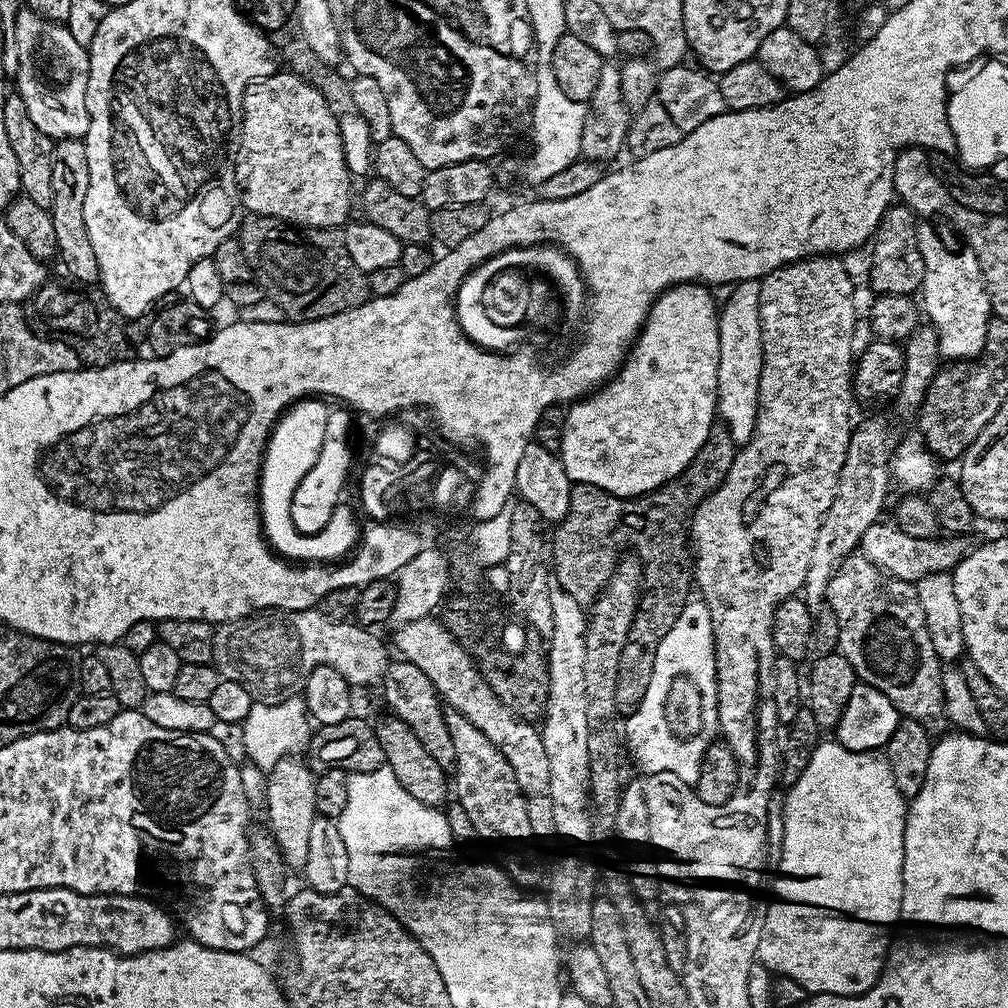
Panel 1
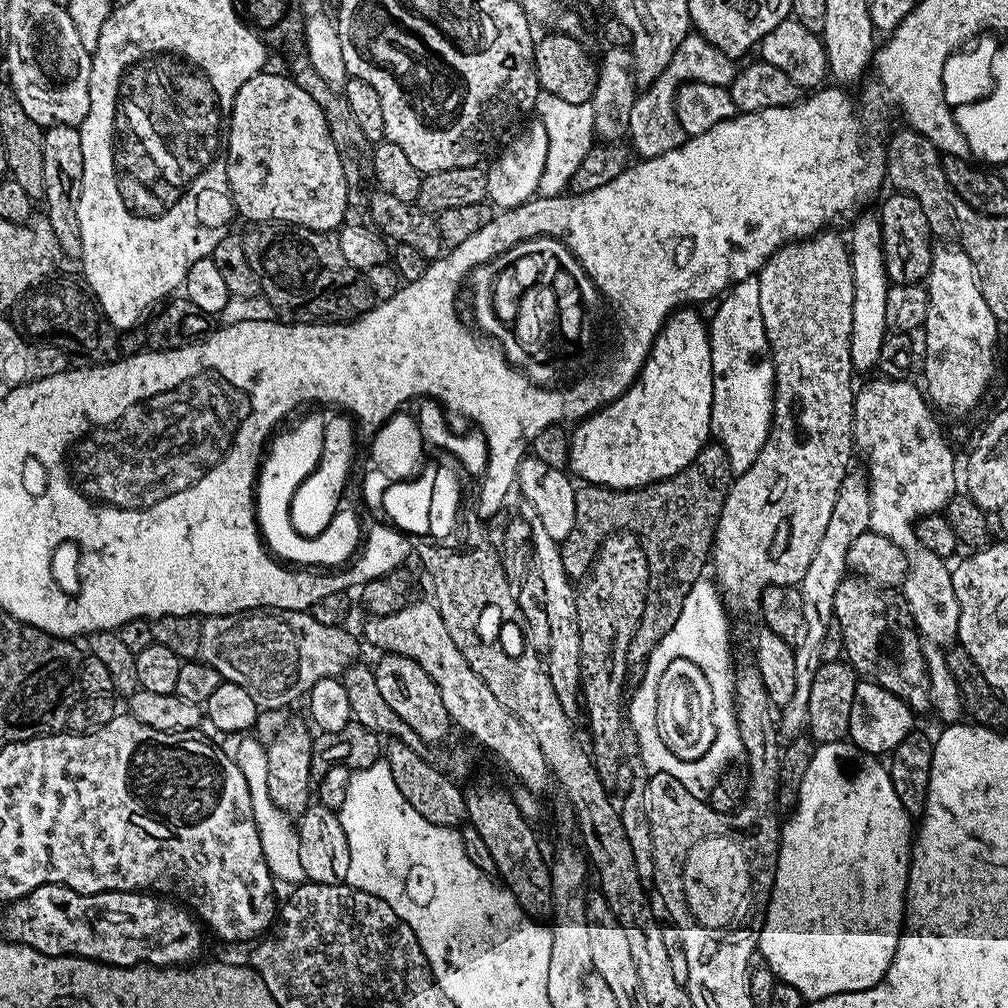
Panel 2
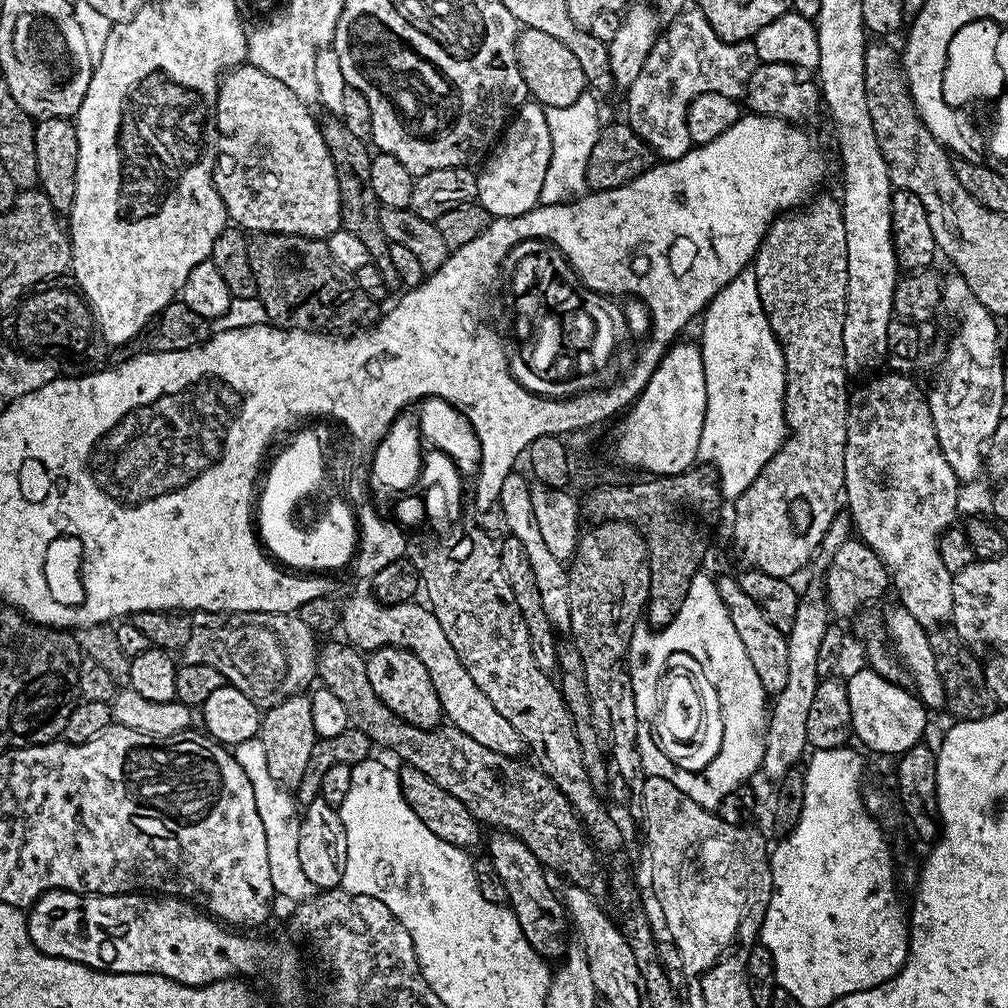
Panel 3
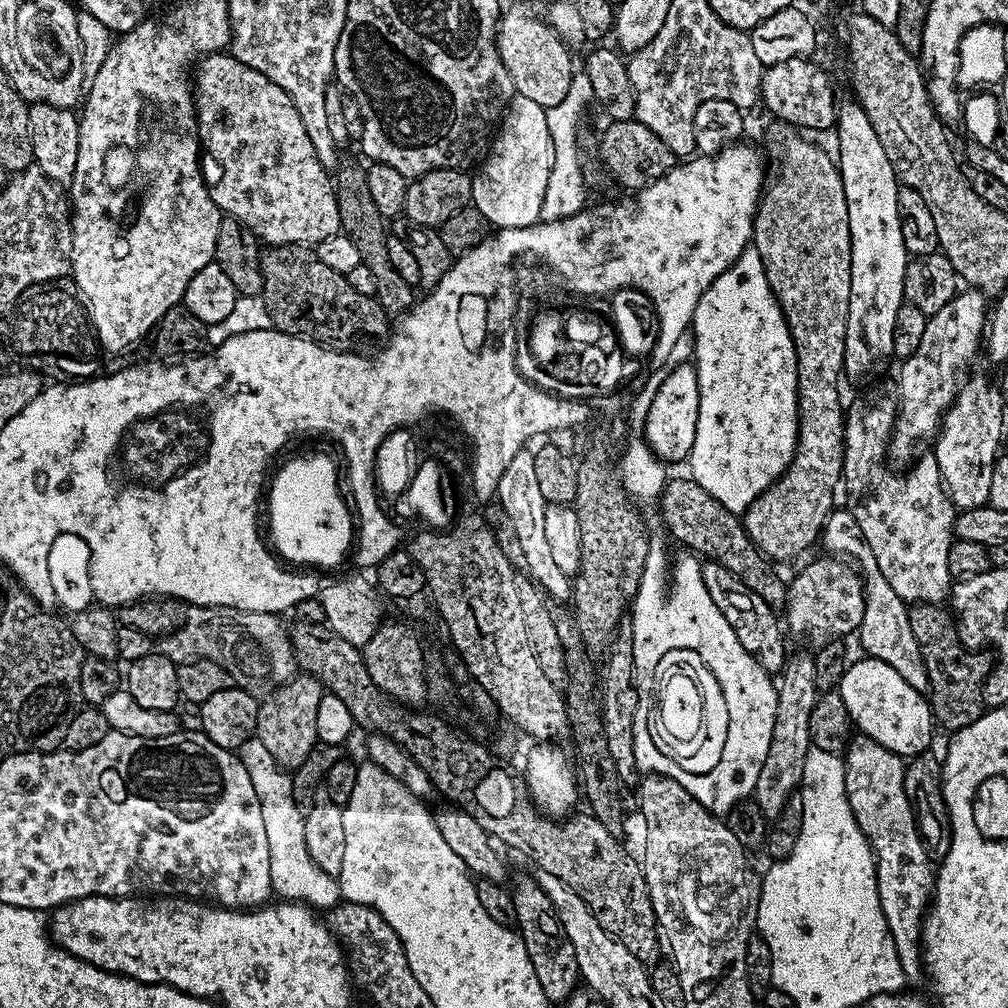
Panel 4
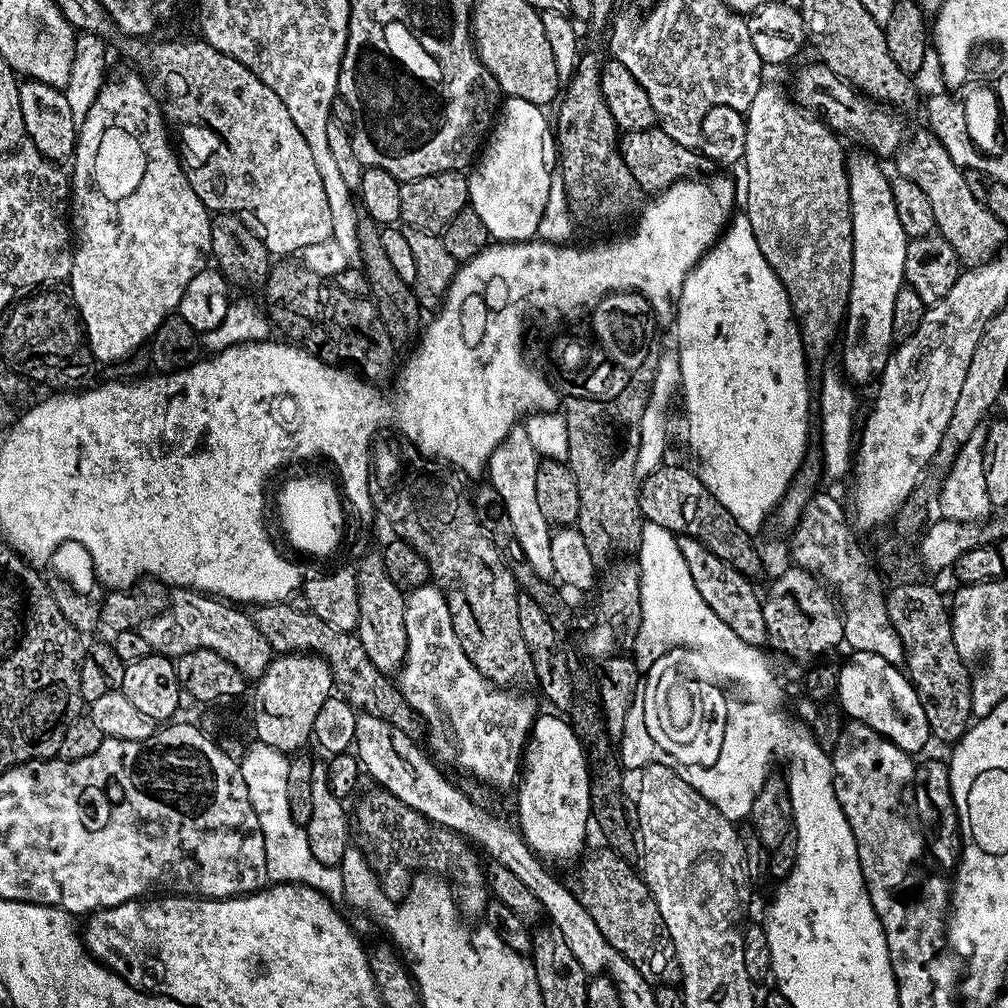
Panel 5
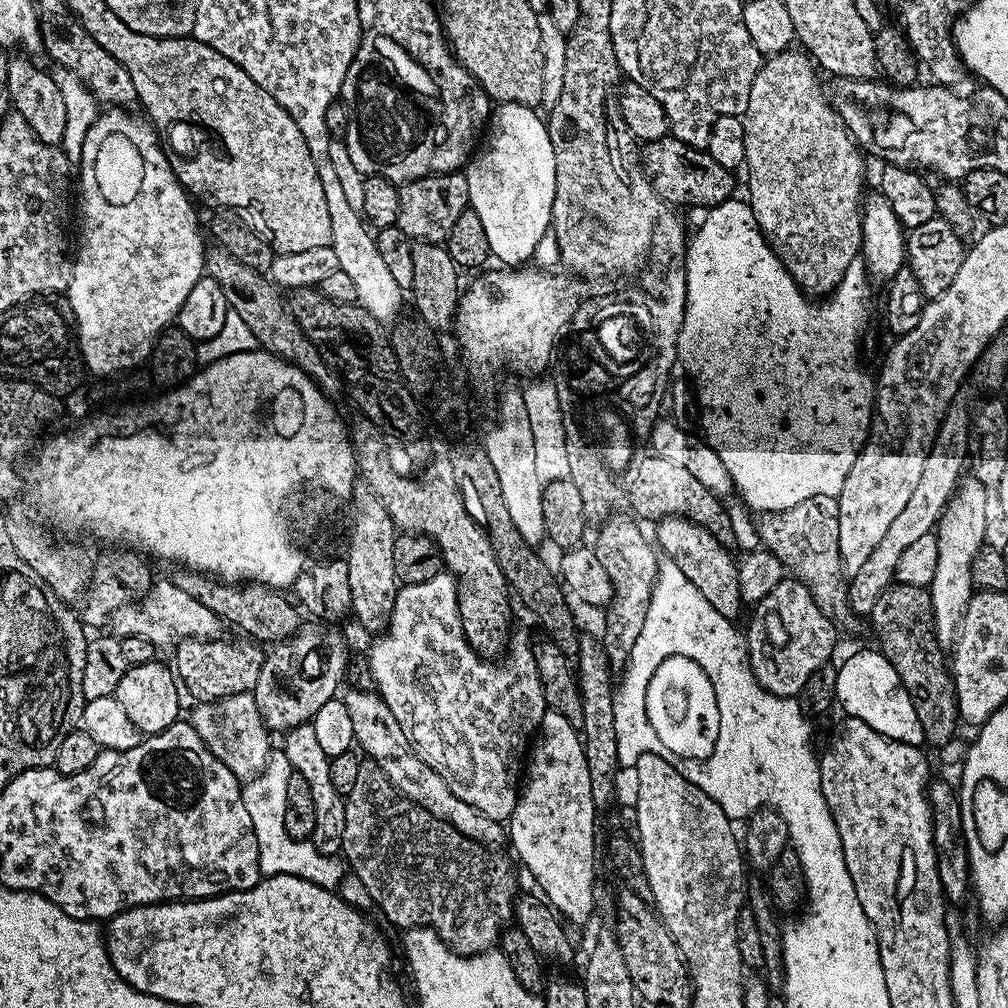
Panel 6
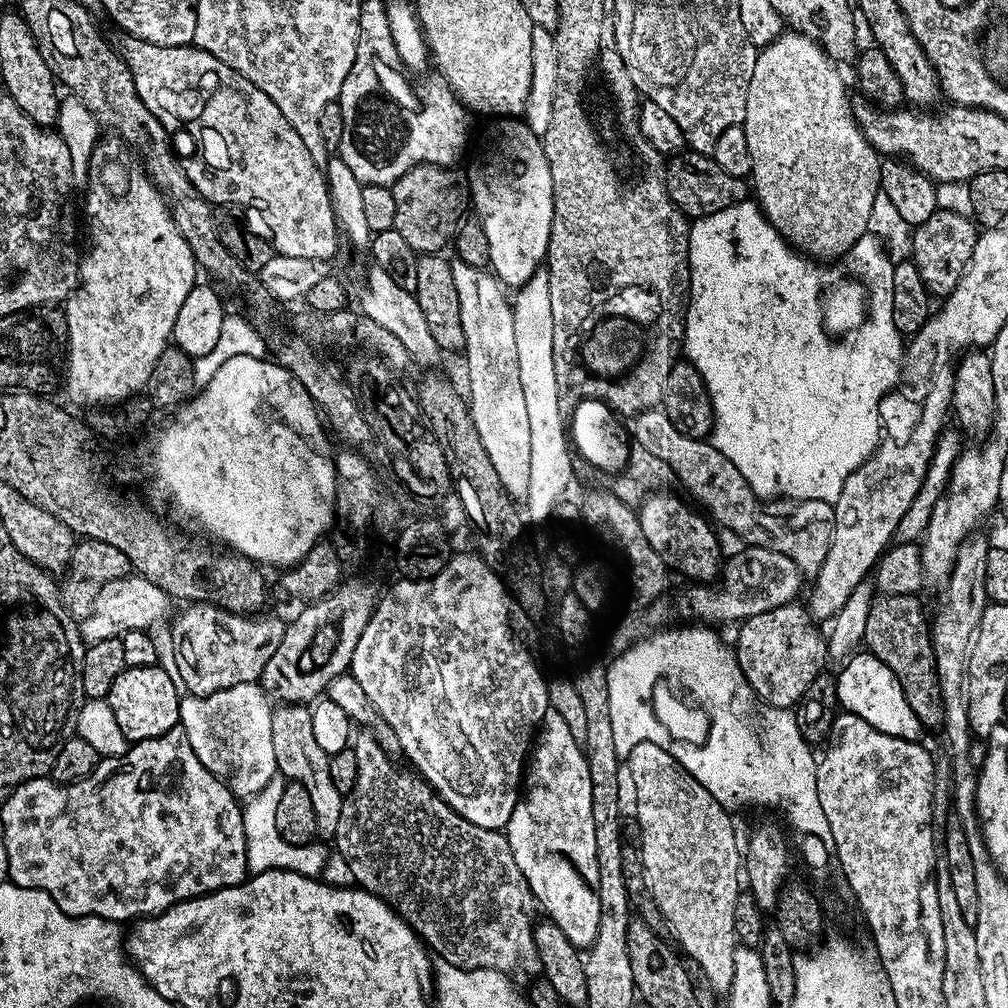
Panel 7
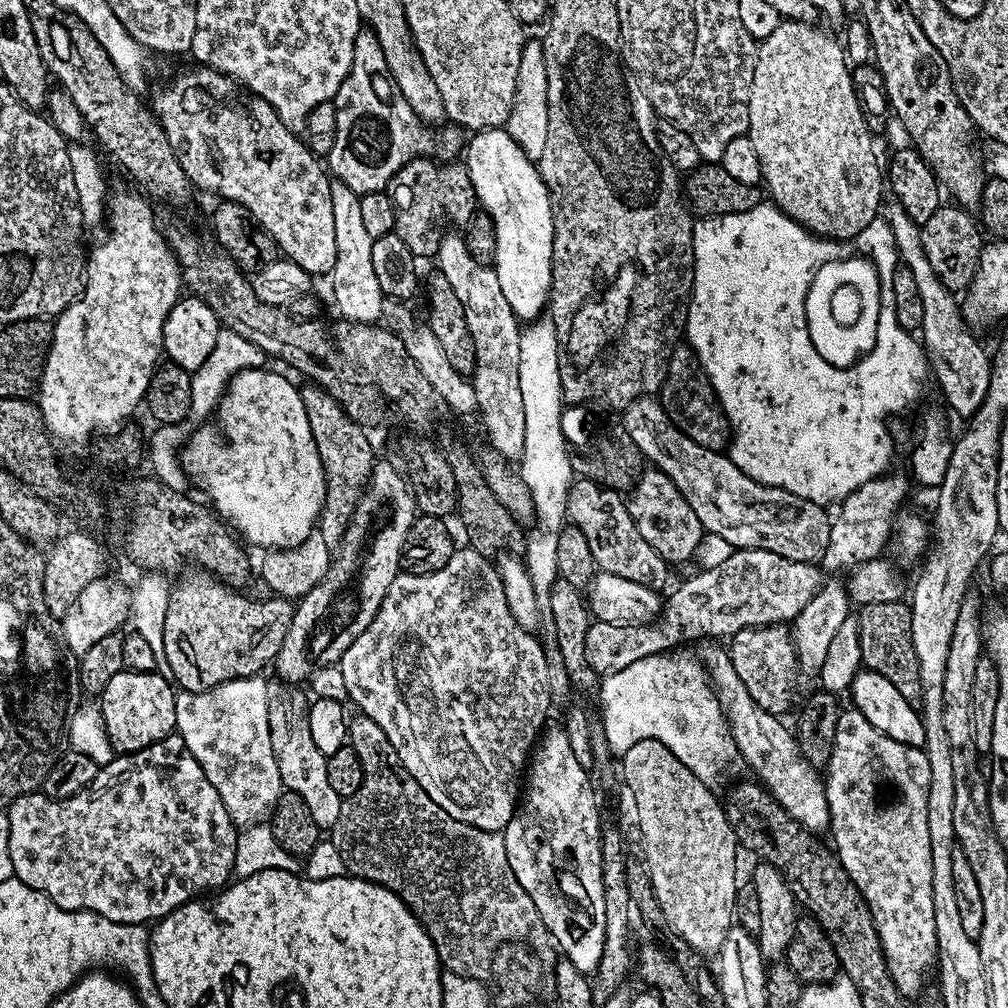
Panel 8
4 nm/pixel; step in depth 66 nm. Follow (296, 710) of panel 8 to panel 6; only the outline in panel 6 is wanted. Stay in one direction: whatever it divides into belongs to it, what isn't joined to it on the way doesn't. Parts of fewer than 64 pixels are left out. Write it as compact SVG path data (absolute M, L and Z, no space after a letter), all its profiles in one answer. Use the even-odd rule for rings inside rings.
M311 722L287 729L283 736L282 751L289 759L293 772L306 778L306 786L310 786L310 798L314 798L314 830L310 841L322 855L335 856L342 849L342 830L346 830L346 806L345 797L340 796L338 790L334 790L334 782L330 782L330 758L318 743L318 734L314 734Z

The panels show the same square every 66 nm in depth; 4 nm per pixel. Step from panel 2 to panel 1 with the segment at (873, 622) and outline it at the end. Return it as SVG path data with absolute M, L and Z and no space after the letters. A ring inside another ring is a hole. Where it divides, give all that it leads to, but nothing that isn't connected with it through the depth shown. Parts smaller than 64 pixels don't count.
M853 554L840 563L830 578L826 604L838 618L838 651L853 666L857 681L874 686L874 690L882 690L882 694L894 702L903 719L918 722L930 733L943 733L949 727L942 694L944 668L934 650L934 642L930 642L926 614L922 614L915 583L896 580L871 564L863 554Z

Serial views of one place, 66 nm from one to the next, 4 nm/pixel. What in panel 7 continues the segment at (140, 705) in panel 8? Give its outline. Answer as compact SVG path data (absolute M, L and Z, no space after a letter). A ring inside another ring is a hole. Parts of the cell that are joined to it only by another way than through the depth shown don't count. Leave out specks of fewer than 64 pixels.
M159 666L125 667L118 678L114 678L106 699L110 710L114 710L114 718L118 718L118 726L130 742L158 738L179 725L182 694L175 688L170 674Z

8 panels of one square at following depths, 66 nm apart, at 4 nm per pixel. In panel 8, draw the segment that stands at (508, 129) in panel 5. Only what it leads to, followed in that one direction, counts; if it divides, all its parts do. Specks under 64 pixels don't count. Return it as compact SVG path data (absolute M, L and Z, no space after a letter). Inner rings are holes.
M507 127L485 128L475 133L473 140L466 144L468 164L466 179L474 182L474 190L479 207L487 212L494 222L496 231L496 263L498 282L510 310L521 321L532 322L545 311L552 291L552 247L554 246L554 218L552 217L552 198L548 187L540 176L540 169L520 148L518 142L508 133Z

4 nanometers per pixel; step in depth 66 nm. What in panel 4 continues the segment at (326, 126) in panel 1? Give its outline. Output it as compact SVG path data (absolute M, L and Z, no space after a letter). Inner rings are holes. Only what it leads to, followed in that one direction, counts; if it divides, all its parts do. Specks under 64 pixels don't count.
M220 50L213 51L200 65L197 66L196 72L194 68L194 103L196 106L196 118L198 128L216 128L216 132L224 132L224 152L218 154L220 160L228 160L228 152L232 152L232 168L236 168L236 156L240 156L240 168L244 168L244 172L240 172L240 176L244 176L244 184L224 184L225 171L219 167L212 168L212 172L205 172L204 182L208 185L208 193L210 198L225 217L240 220L252 232L256 233L261 241L271 242L273 245L278 244L303 244L305 246L315 246L324 239L341 231L340 215L338 214L338 202L336 201L336 190L334 187L333 177L330 175L329 169L322 166L322 162L318 158L318 154L314 150L314 142L310 142L310 134L306 134L306 126L302 126L302 118L298 114L298 110L294 106L294 102L290 98L290 94L286 94L286 90L282 90L282 86L274 86L274 82L270 82L270 78L266 78L266 74L258 74L258 70L254 70L250 66L246 66L242 62L238 62L235 56L225 54ZM211 180L216 181L216 185L209 185ZM268 240L268 241L267 241Z

